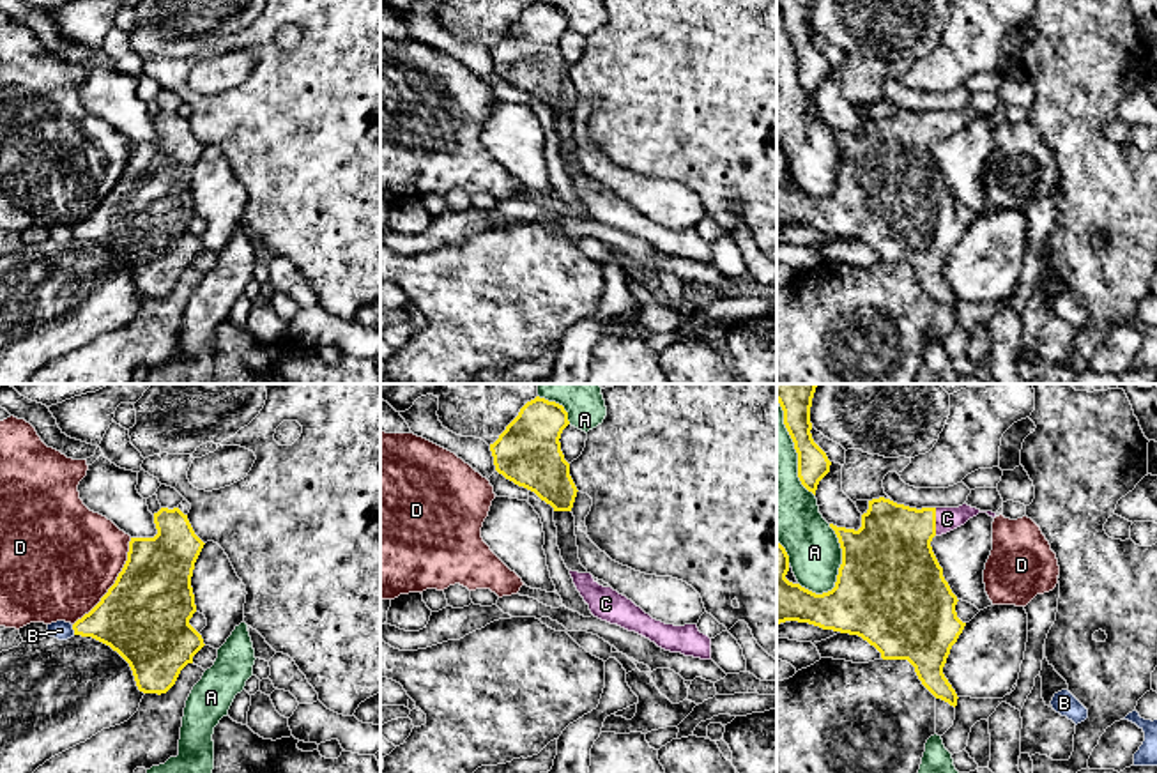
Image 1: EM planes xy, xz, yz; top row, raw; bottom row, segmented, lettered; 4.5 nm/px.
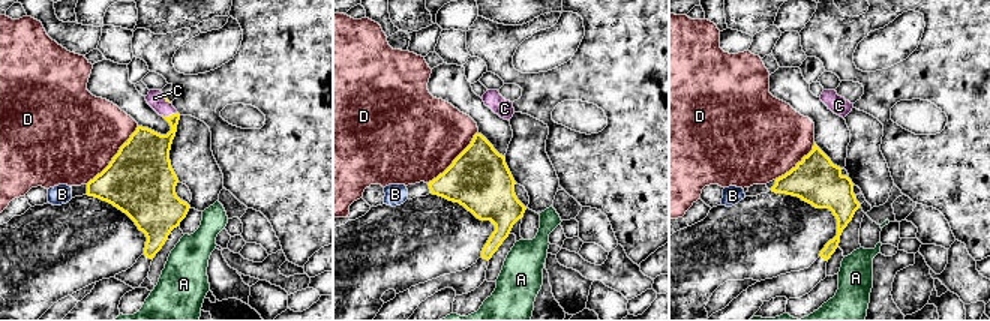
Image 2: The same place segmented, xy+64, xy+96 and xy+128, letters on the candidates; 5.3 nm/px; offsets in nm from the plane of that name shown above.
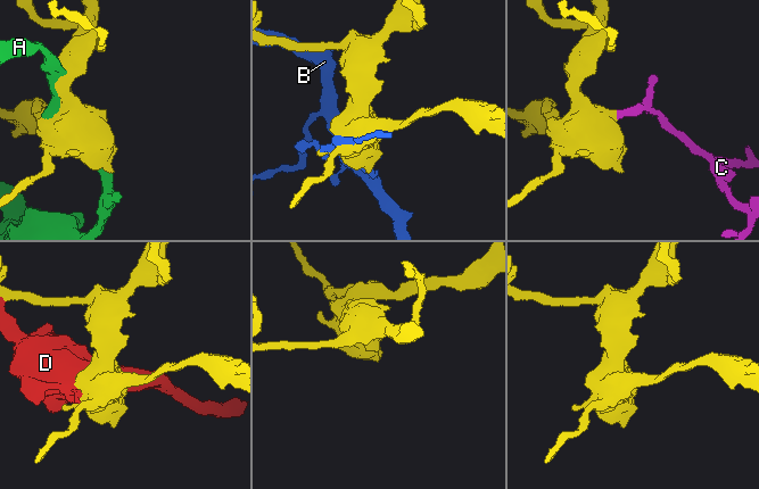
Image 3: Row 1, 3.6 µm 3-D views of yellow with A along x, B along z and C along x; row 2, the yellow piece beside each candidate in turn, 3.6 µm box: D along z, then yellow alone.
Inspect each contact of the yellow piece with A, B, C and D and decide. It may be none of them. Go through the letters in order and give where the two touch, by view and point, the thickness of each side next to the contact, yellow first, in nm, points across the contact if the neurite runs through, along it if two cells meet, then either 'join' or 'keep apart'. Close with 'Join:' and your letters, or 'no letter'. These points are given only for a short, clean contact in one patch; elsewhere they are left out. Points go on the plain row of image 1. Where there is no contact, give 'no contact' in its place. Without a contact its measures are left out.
A: meets yellow in yz at (841, 168); 500 nm thick on the yellow side, 240 nm on the other; keep apart
B: meets yellow in xy at (73, 232); 280 nm thick on the yellow side, 90 nm on the other; keep apart
C: meets yellow in yz at (934, 126); 380 nm thick on the yellow side, 110 nm on the other; join
D: meets yellow in xy at (115, 186); 400 nm thick on the yellow side, 480 nm on the other; keep apart
Join: C

